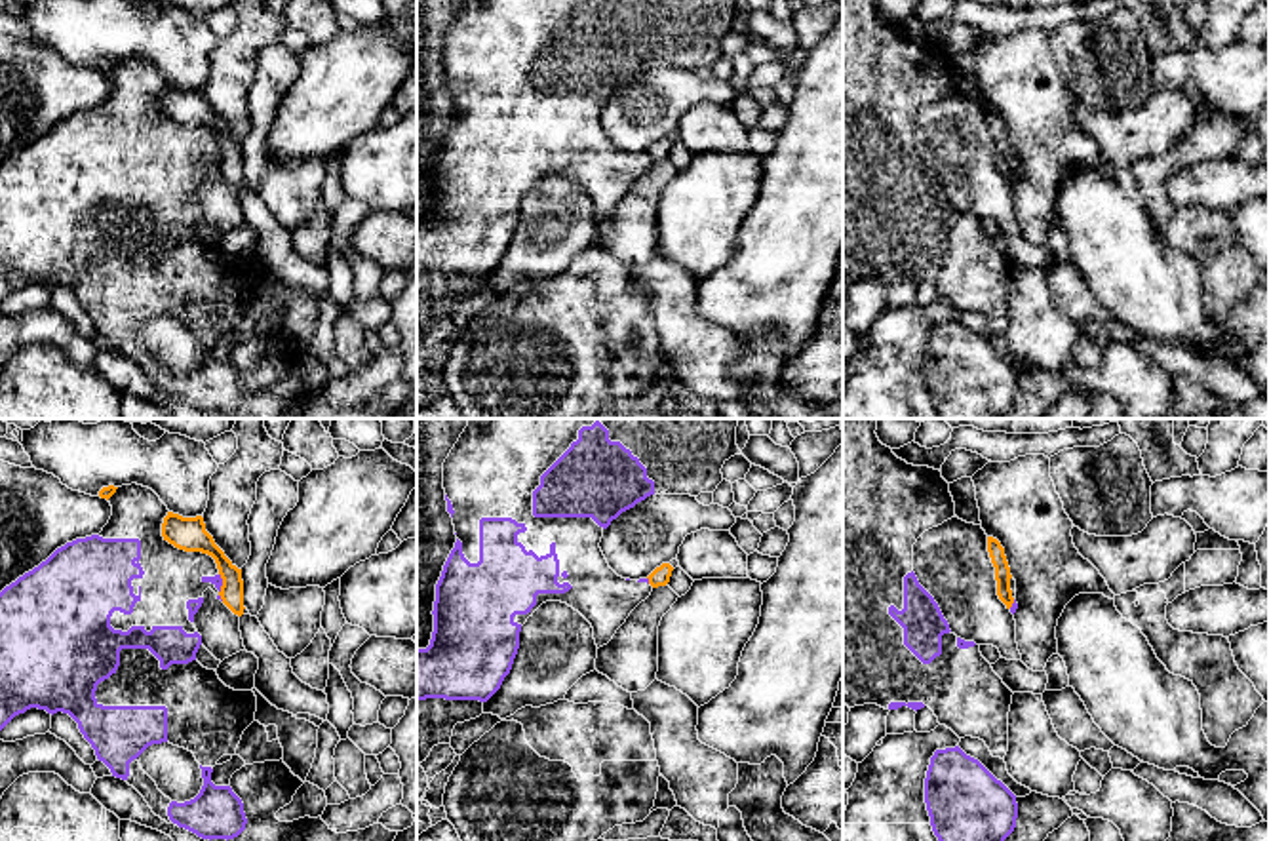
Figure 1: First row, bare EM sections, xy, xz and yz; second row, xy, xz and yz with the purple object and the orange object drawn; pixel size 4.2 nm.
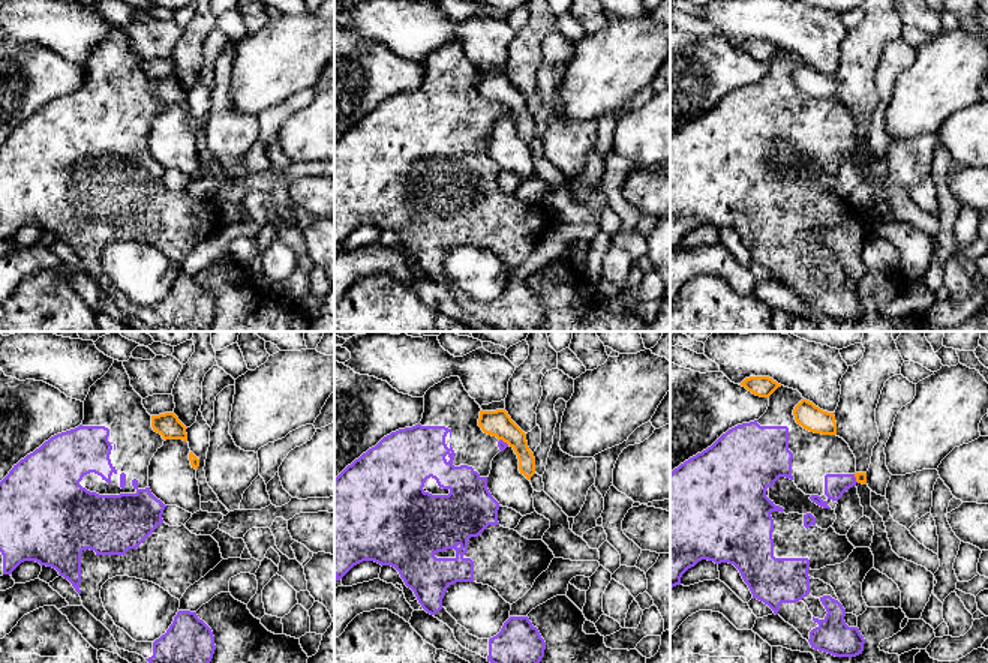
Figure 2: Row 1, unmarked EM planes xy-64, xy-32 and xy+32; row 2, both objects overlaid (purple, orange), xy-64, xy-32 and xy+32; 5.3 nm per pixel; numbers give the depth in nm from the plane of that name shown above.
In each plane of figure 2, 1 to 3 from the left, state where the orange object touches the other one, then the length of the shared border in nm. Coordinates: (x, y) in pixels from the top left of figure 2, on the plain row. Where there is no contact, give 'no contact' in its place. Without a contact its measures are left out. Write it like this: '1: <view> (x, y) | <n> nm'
1: no contact
2: xy-32 (502, 105) | 70 nm
3: xy+32 (855, 143) | 50 nm

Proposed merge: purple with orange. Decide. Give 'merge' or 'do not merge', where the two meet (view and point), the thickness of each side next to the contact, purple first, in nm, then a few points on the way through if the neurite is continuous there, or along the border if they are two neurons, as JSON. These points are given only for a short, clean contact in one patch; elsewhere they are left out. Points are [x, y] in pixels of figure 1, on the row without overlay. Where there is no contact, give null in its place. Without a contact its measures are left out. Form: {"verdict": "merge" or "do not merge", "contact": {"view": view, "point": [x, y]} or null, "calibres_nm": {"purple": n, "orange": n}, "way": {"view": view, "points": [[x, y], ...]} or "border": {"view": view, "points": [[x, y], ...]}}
{"verdict": "do not merge", "contact": {"view": "xy", "point": [221, 158]}, "calibres_nm": {"purple": 50, "orange": 140}}

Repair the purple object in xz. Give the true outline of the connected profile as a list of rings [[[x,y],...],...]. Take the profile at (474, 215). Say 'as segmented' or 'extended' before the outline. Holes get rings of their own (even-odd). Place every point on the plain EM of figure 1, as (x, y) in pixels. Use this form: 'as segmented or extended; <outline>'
extended; [[[466,0],[443,36],[443,63],[447,86],[453,91],[457,116],[451,124],[441,150],[436,158],[434,205],[426,223],[417,223],[417,335],[422,337],[438,318],[451,318],[457,297],[476,293],[483,278],[500,263],[510,247],[519,223],[519,205],[529,190],[546,175],[561,175],[578,185],[594,202],[597,223],[607,219],[630,186],[645,175],[653,160],[649,152],[630,154],[618,150],[607,137],[599,116],[603,105],[622,86],[634,82],[651,68],[691,68],[713,67],[723,55],[723,38],[742,25],[736,19],[736,0]]]

